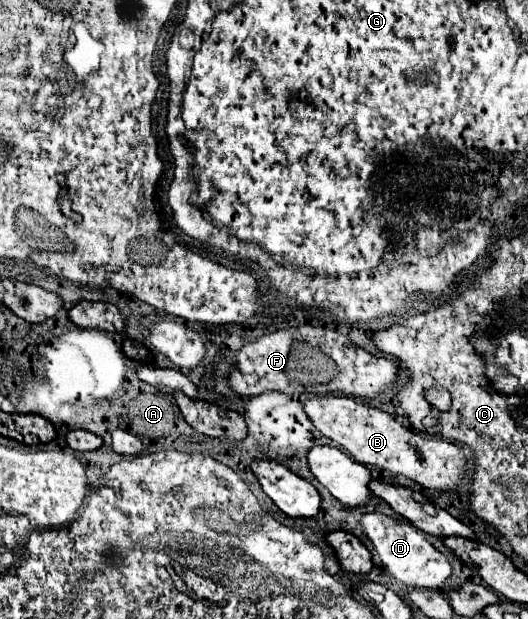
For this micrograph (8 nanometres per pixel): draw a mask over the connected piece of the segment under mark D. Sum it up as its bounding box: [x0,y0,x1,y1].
[360,511,452,589]

